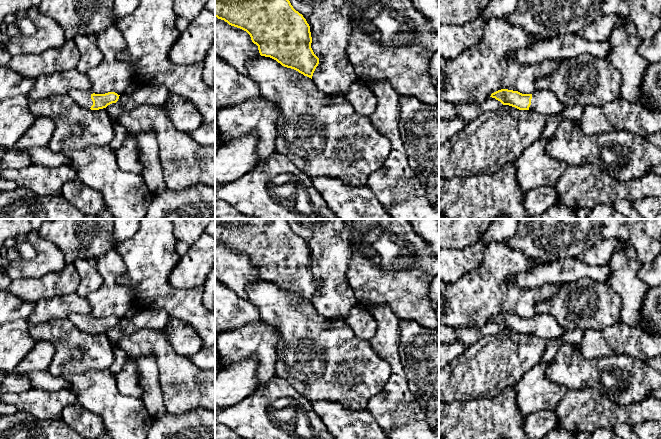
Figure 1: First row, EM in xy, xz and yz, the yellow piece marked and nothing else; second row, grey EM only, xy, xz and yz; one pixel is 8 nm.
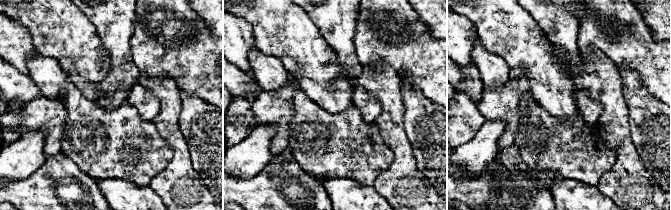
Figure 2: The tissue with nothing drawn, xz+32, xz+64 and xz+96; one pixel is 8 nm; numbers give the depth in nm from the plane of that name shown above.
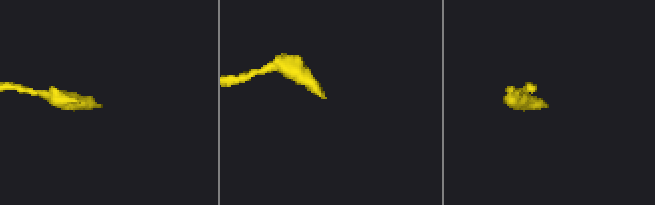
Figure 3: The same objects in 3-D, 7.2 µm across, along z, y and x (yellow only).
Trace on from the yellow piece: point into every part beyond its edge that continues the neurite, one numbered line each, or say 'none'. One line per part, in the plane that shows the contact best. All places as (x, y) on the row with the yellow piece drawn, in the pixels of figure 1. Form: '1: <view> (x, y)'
1: xy (83, 98)

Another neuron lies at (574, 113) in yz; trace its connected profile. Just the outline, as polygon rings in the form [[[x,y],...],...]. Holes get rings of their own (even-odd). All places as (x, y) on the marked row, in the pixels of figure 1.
[[[574,105],[566,107],[560,114],[548,116],[541,137],[550,139],[554,135],[558,125],[564,120],[578,122],[583,115],[583,111],[584,107]]]

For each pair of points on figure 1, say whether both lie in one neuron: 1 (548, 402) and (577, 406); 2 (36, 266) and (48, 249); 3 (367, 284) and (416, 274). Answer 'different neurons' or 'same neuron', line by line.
1: different neurons
2: same neuron
3: same neuron

